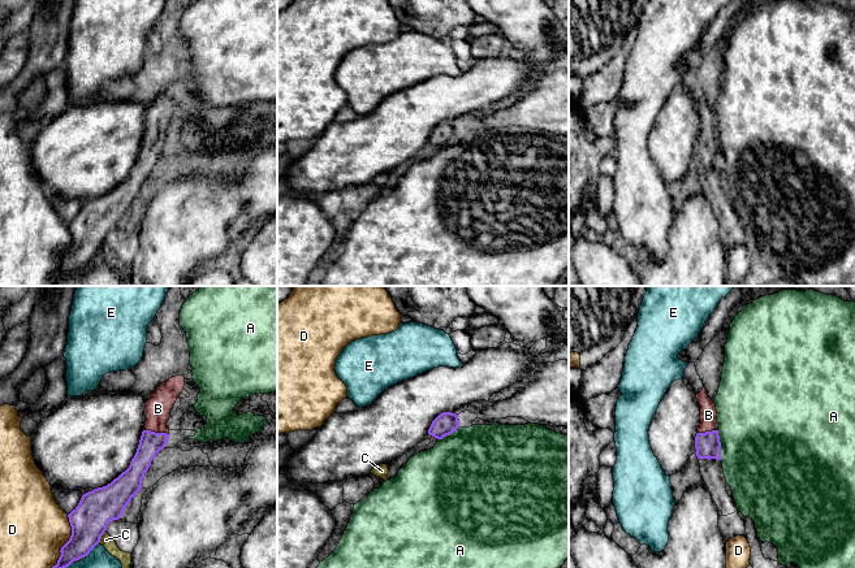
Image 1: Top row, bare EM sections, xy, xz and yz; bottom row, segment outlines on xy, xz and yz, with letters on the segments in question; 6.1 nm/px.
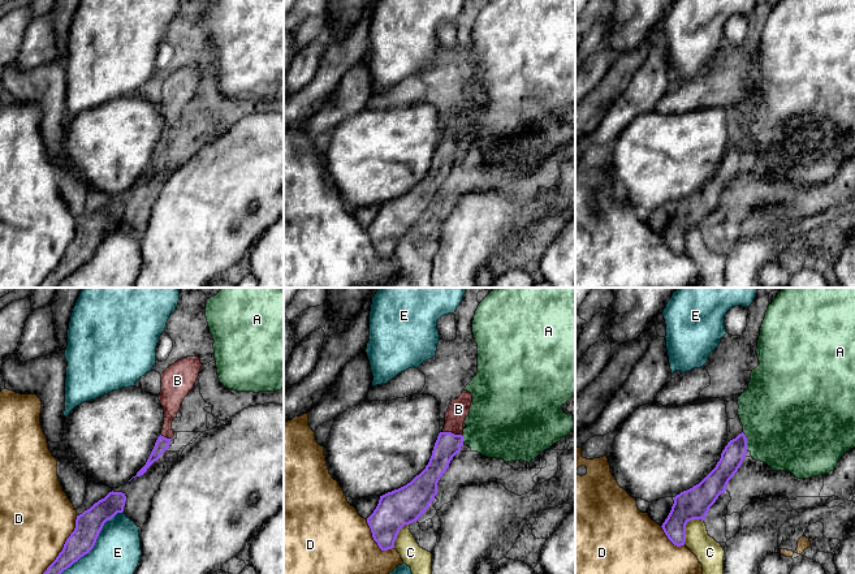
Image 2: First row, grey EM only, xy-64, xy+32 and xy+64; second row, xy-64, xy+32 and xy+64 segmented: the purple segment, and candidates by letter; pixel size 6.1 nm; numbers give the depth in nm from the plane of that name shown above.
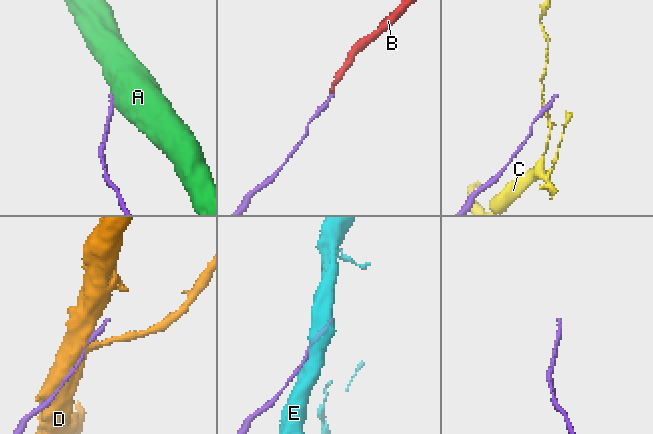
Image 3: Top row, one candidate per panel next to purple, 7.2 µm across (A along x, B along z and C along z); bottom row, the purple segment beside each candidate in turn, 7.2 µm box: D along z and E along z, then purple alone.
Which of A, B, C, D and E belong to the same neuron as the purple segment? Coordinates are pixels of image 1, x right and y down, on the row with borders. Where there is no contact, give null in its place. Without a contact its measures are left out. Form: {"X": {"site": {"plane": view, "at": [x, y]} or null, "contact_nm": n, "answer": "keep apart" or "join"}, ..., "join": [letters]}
{"A": {"site": {"plane": "yz", "at": [720, 445]}, "contact_nm": 190, "answer": "keep apart"}, "B": {"site": {"plane": "xy", "at": [156, 433]}, "contact_nm": 160, "answer": "join"}, "C": {"site": {"plane": "xy", "at": [100, 537]}, "contact_nm": 90, "answer": "keep apart"}, "D": {"site": {"plane": "xy", "at": [67, 542]}, "contact_nm": 340, "answer": "keep apart"}, "E": {"site": {"plane": "xy", "at": [91, 549]}, "contact_nm": 120, "answer": "keep apart"}, "join": ["B"]}

